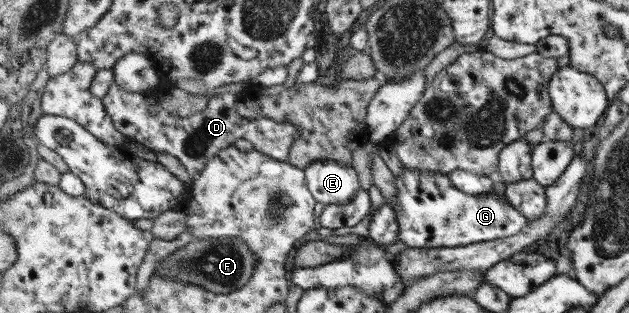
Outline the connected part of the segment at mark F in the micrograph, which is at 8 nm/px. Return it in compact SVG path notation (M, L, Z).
M231 237L194 240L155 264L155 274L197 284L218 294L230 294L247 285L254 274L257 258L248 243Z

